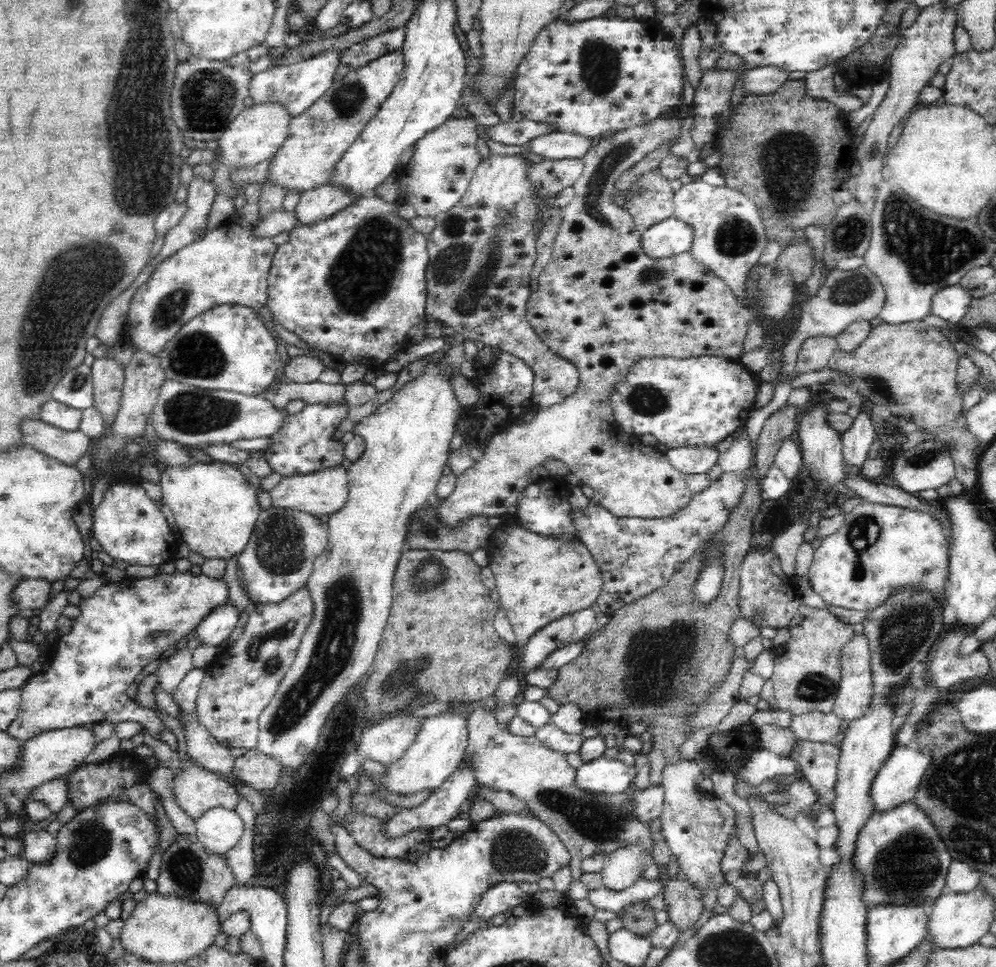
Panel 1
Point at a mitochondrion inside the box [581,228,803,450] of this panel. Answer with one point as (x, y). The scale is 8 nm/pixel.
(644, 399)

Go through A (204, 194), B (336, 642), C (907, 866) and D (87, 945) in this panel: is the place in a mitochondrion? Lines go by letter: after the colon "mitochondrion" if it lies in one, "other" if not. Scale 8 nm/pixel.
A: other
B: mitochondrion
C: mitochondrion
D: other

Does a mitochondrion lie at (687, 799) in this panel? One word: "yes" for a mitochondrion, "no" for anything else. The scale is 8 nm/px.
no

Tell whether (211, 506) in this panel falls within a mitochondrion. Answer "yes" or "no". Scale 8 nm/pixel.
no

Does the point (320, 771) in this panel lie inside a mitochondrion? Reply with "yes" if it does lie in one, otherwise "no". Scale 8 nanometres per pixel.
no

